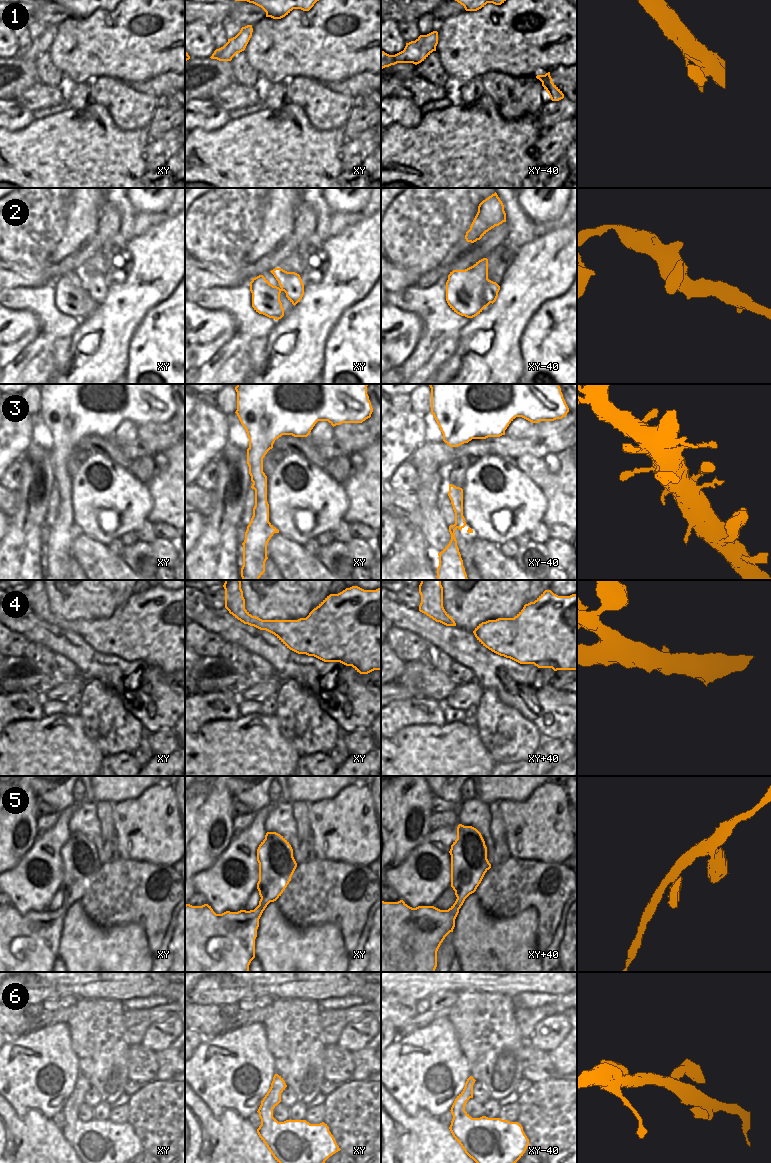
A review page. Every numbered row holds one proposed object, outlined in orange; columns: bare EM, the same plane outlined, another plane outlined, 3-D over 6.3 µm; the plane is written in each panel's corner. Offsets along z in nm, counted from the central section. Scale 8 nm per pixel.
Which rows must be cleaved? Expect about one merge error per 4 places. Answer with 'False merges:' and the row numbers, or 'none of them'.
False merges: none of them

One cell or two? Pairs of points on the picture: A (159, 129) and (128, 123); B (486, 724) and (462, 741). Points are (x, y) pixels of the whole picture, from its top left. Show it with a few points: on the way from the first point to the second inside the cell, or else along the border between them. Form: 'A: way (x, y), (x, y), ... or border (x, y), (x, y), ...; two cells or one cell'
A: border (156, 107), (147, 128); two cells
B: border (476, 726), (478, 738), (488, 752); two cells

